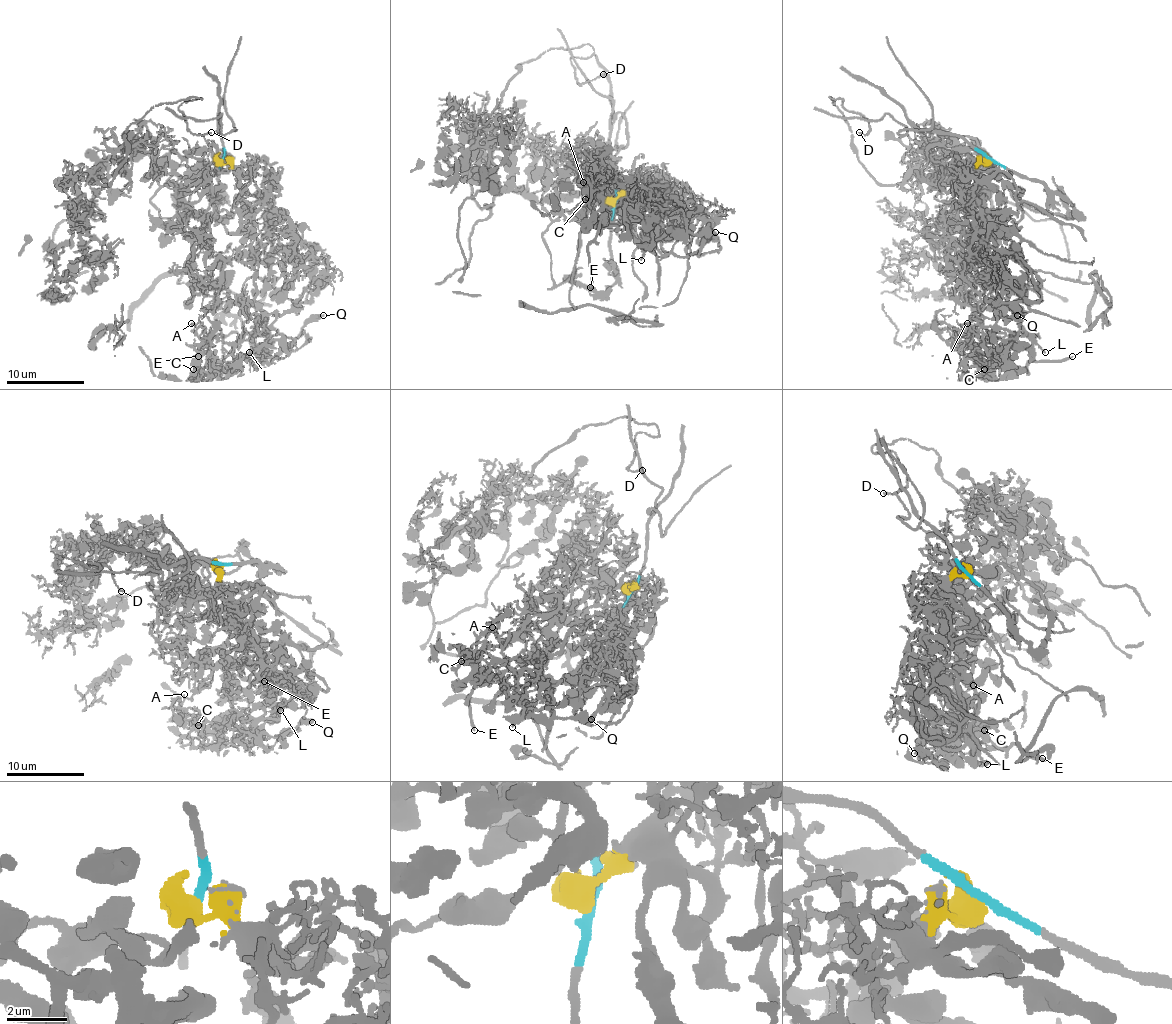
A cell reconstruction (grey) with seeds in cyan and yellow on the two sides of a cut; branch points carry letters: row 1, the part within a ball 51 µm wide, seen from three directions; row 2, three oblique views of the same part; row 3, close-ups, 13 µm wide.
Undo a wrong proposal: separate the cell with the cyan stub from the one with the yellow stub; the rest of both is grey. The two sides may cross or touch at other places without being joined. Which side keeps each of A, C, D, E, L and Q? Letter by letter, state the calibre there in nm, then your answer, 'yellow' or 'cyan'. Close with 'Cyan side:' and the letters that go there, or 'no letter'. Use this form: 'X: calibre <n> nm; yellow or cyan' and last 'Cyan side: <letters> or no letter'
A: calibre 130 nm; yellow
C: calibre 550 nm; yellow
D: calibre 190 nm; yellow
E: calibre 180 nm; yellow
L: calibre 150 nm; yellow
Q: calibre 400 nm; yellow
Cyan side: no letter

